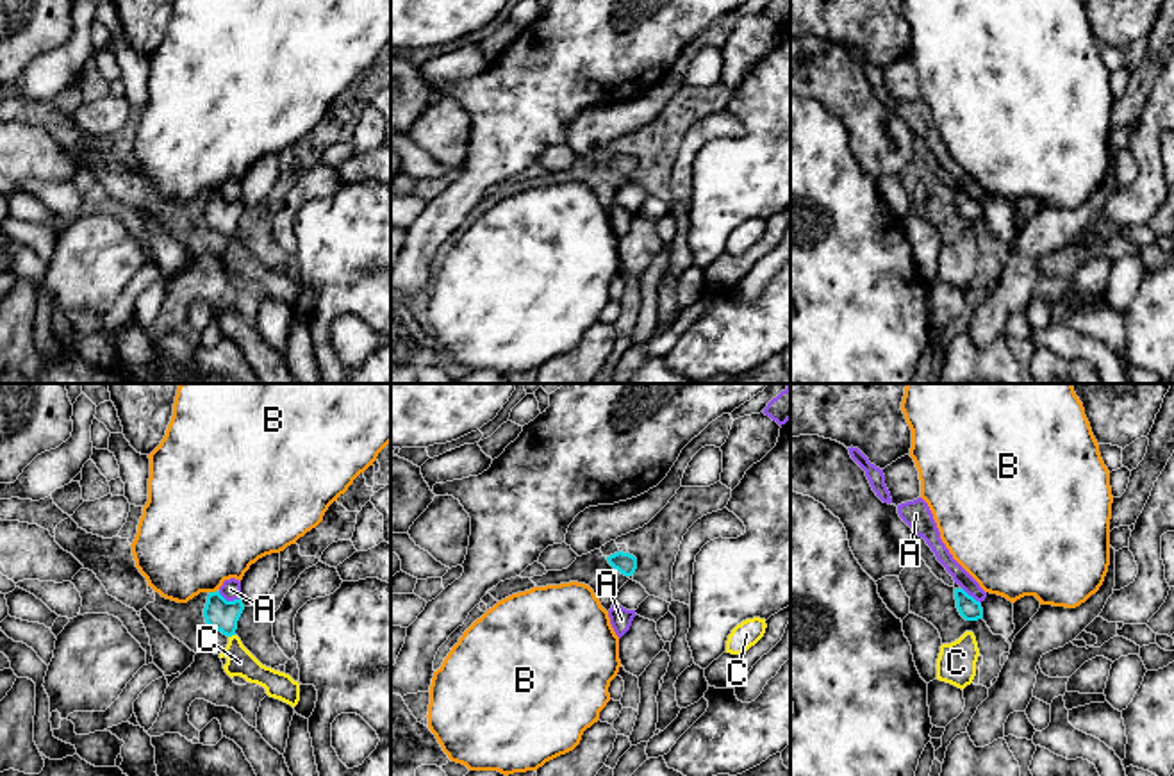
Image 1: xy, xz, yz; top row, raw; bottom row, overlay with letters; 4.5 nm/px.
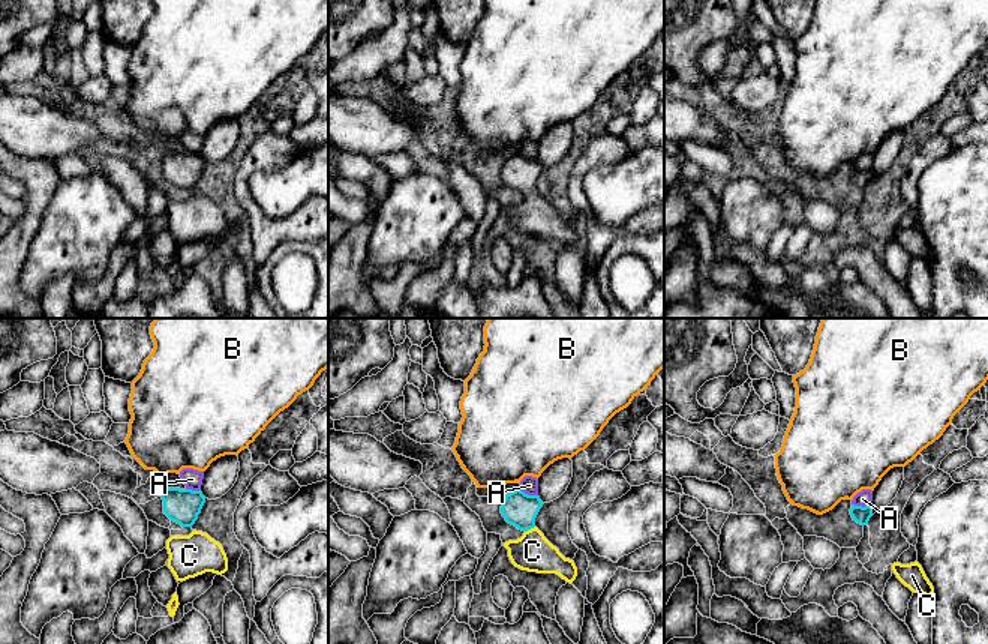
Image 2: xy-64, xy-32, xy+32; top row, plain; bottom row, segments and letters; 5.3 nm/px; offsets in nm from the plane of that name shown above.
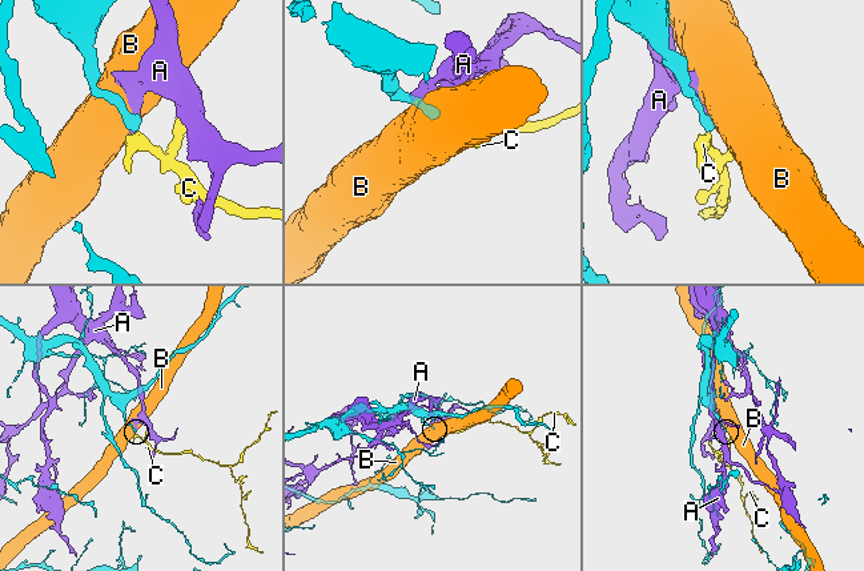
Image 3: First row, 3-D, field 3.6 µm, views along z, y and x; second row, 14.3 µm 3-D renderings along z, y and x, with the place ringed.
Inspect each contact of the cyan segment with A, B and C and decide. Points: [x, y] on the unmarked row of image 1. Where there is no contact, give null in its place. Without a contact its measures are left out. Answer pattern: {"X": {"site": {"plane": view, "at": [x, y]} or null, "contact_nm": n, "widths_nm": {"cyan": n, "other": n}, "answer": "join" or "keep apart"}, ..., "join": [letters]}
{"A": {"site": {"plane": "xy", "at": [229, 202]}, "contact_nm": 110, "widths_nm": {"cyan": 140, "other": 90}, "answer": "keep apart"}, "B": {"site": {"plane": "xy", "at": [213, 193]}, "contact_nm": 50, "widths_nm": {"cyan": 140, "other": 460}, "answer": "keep apart"}, "C": {"site": {"plane": "xy", "at": [231, 236]}, "contact_nm": 40, "widths_nm": {"cyan": 140, "other": 130}, "answer": "join"}, "join": ["C"]}

